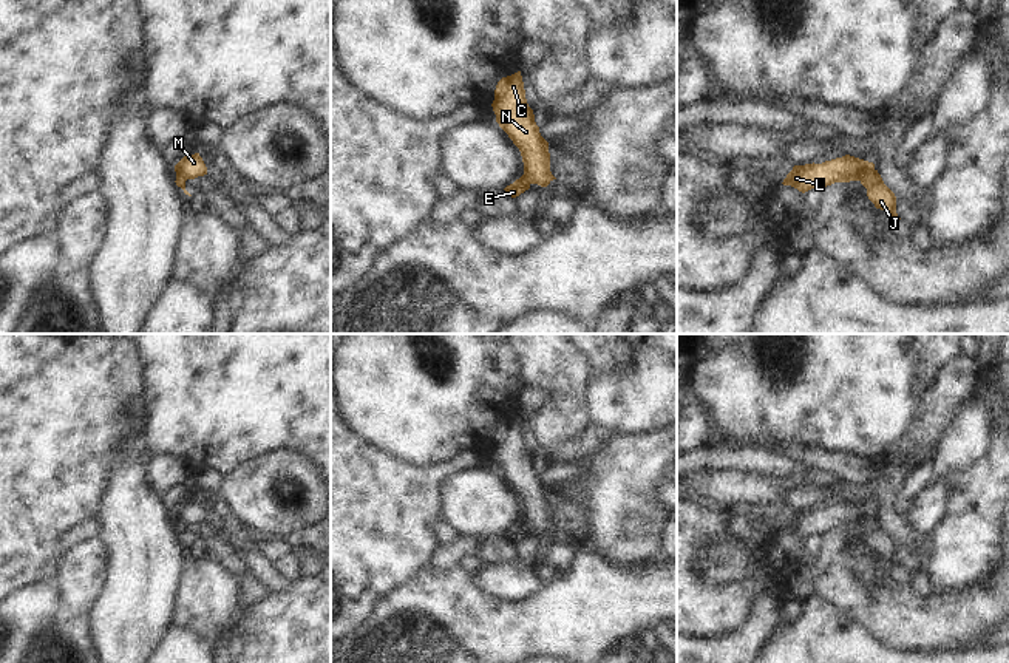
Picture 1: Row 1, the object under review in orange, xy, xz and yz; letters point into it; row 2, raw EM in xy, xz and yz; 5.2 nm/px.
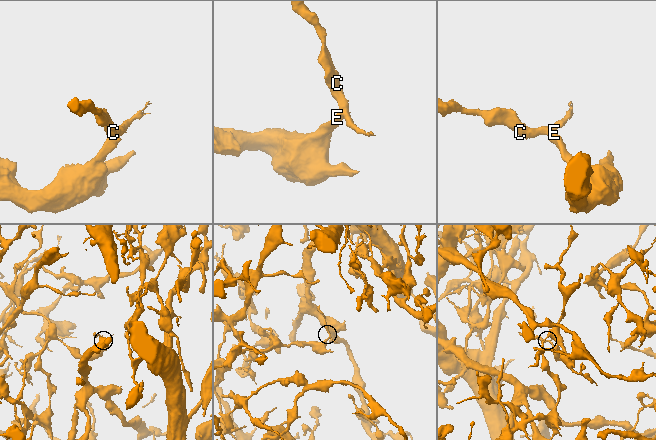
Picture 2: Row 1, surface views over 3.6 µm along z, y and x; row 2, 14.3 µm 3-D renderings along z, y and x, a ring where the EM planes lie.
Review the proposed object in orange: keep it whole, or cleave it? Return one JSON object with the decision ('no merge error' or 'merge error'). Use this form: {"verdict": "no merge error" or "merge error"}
{"verdict": "merge error"}

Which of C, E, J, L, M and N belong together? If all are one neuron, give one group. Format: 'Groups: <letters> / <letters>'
Groups: C L M N / E J.

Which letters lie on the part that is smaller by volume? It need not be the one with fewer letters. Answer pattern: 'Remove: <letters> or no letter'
Remove: C, L, M, N

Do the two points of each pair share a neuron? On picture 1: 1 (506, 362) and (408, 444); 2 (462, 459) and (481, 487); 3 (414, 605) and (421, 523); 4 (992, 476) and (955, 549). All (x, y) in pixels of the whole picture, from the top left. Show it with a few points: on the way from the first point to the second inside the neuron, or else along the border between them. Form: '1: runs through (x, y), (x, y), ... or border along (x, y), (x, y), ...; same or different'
1: runs through (484, 373), (478, 374), (433, 419); same
2: border along (493, 467), (456, 472), (447, 481), (442, 493); different
3: border along (430, 564), (385, 597); different
4: runs through (980, 495), (980, 507), (974, 518), (972, 530); same

